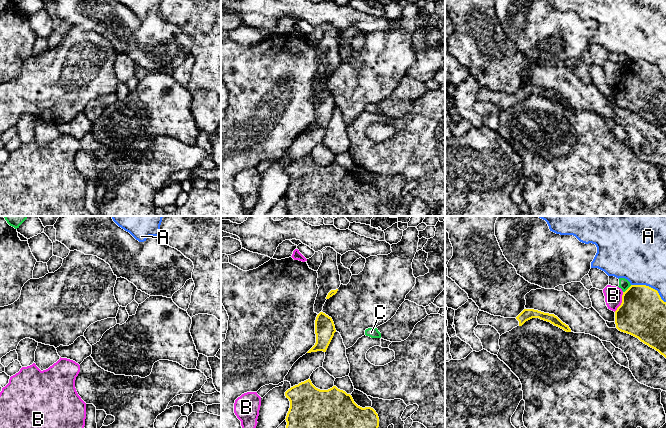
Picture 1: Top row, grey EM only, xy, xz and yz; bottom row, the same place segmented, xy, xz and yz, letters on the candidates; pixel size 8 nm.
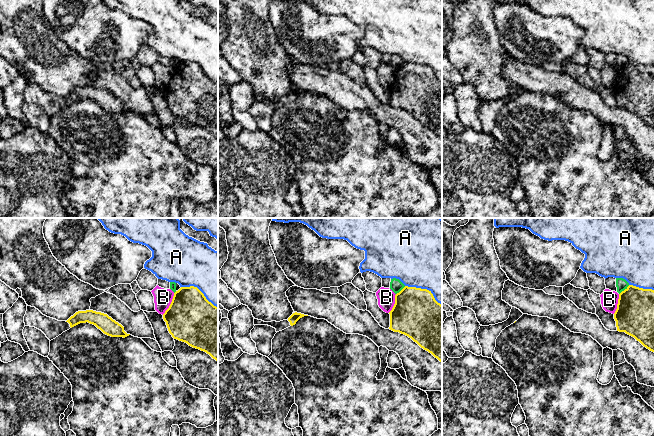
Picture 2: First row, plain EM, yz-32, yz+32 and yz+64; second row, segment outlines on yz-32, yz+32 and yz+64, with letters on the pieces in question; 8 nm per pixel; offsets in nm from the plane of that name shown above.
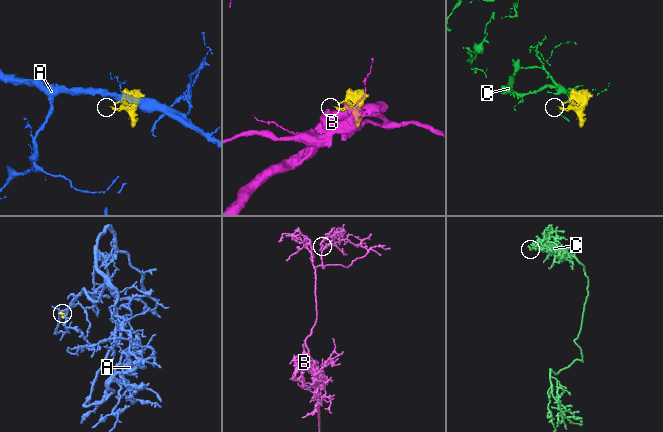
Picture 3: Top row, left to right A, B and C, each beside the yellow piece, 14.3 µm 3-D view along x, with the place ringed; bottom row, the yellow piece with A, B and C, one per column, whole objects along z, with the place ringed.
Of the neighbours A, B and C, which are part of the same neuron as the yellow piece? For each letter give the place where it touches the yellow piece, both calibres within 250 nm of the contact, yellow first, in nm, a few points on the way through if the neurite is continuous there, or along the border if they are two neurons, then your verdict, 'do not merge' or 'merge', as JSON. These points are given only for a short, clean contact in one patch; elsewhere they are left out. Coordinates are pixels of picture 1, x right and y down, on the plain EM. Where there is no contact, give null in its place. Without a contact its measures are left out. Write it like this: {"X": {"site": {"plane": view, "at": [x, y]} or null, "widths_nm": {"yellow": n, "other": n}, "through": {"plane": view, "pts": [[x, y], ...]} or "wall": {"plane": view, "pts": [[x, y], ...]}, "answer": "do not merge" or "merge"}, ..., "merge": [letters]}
{"A": {"site": {"plane": "yz", "at": [650, 63]}, "widths_nm": {"yellow": 380, "other": 400}, "answer": "do not merge"}, "B": {"site": {"plane": "yz", "at": [622, 78]}, "widths_nm": {"yellow": 380, "other": 140}, "answer": "do not merge"}, "C": {"site": {"plane": "yz", "at": [628, 64]}, "widths_nm": {"yellow": 380, "other": 90}, "answer": "do not merge"}, "merge": []}

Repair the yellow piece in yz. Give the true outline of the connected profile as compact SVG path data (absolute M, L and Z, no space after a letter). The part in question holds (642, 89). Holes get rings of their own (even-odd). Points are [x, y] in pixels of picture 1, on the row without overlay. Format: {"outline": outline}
{"outline": "M631 61L615 87L616 104L638 114L666 134L666 78L646 61Z"}

